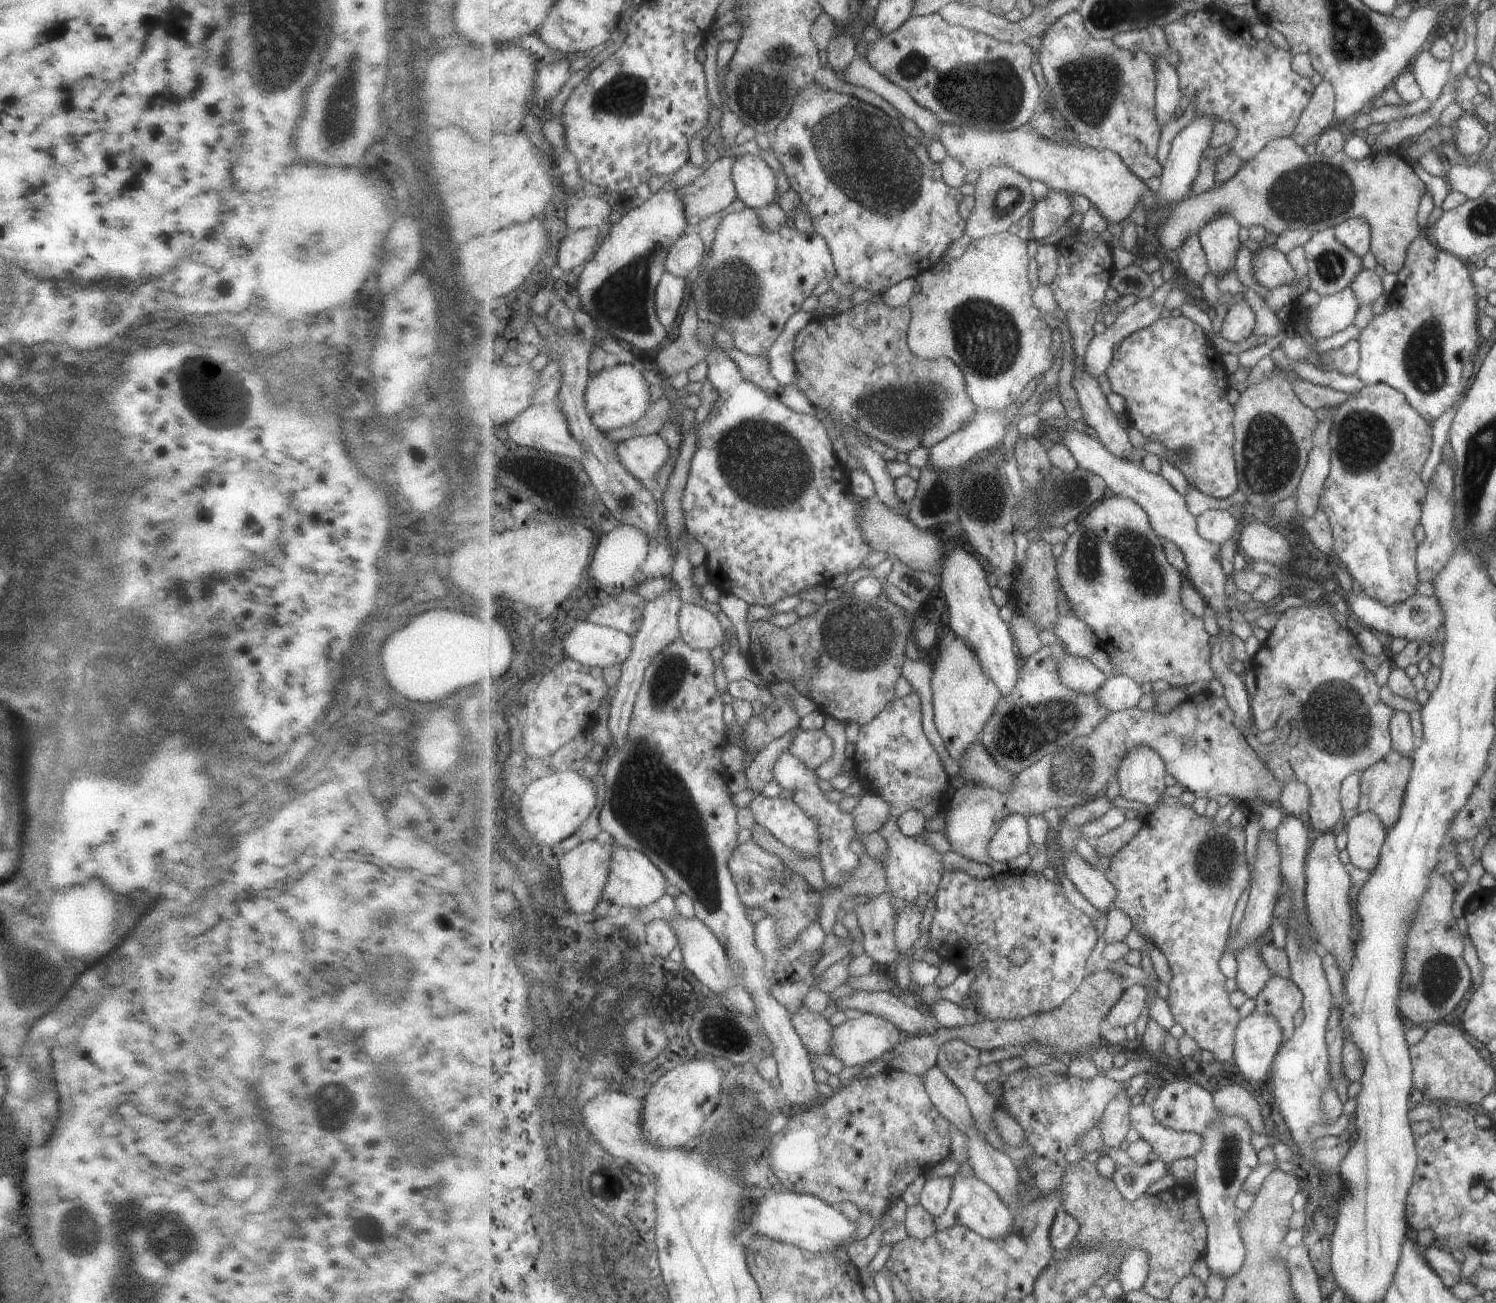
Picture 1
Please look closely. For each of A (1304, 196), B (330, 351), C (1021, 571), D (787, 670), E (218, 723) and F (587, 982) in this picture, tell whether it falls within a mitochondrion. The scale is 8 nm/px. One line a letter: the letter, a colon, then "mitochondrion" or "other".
A: mitochondrion
B: other
C: other
D: other
E: mitochondrion
F: mitochondrion

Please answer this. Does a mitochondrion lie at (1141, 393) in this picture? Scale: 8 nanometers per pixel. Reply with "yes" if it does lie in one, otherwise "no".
no

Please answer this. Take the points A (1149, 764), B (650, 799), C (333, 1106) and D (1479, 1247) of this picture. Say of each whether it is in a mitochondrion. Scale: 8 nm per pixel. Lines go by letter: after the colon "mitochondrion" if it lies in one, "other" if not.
A: other
B: mitochondrion
C: mitochondrion
D: other

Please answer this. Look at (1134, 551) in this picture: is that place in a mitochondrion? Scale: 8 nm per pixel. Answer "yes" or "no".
yes

